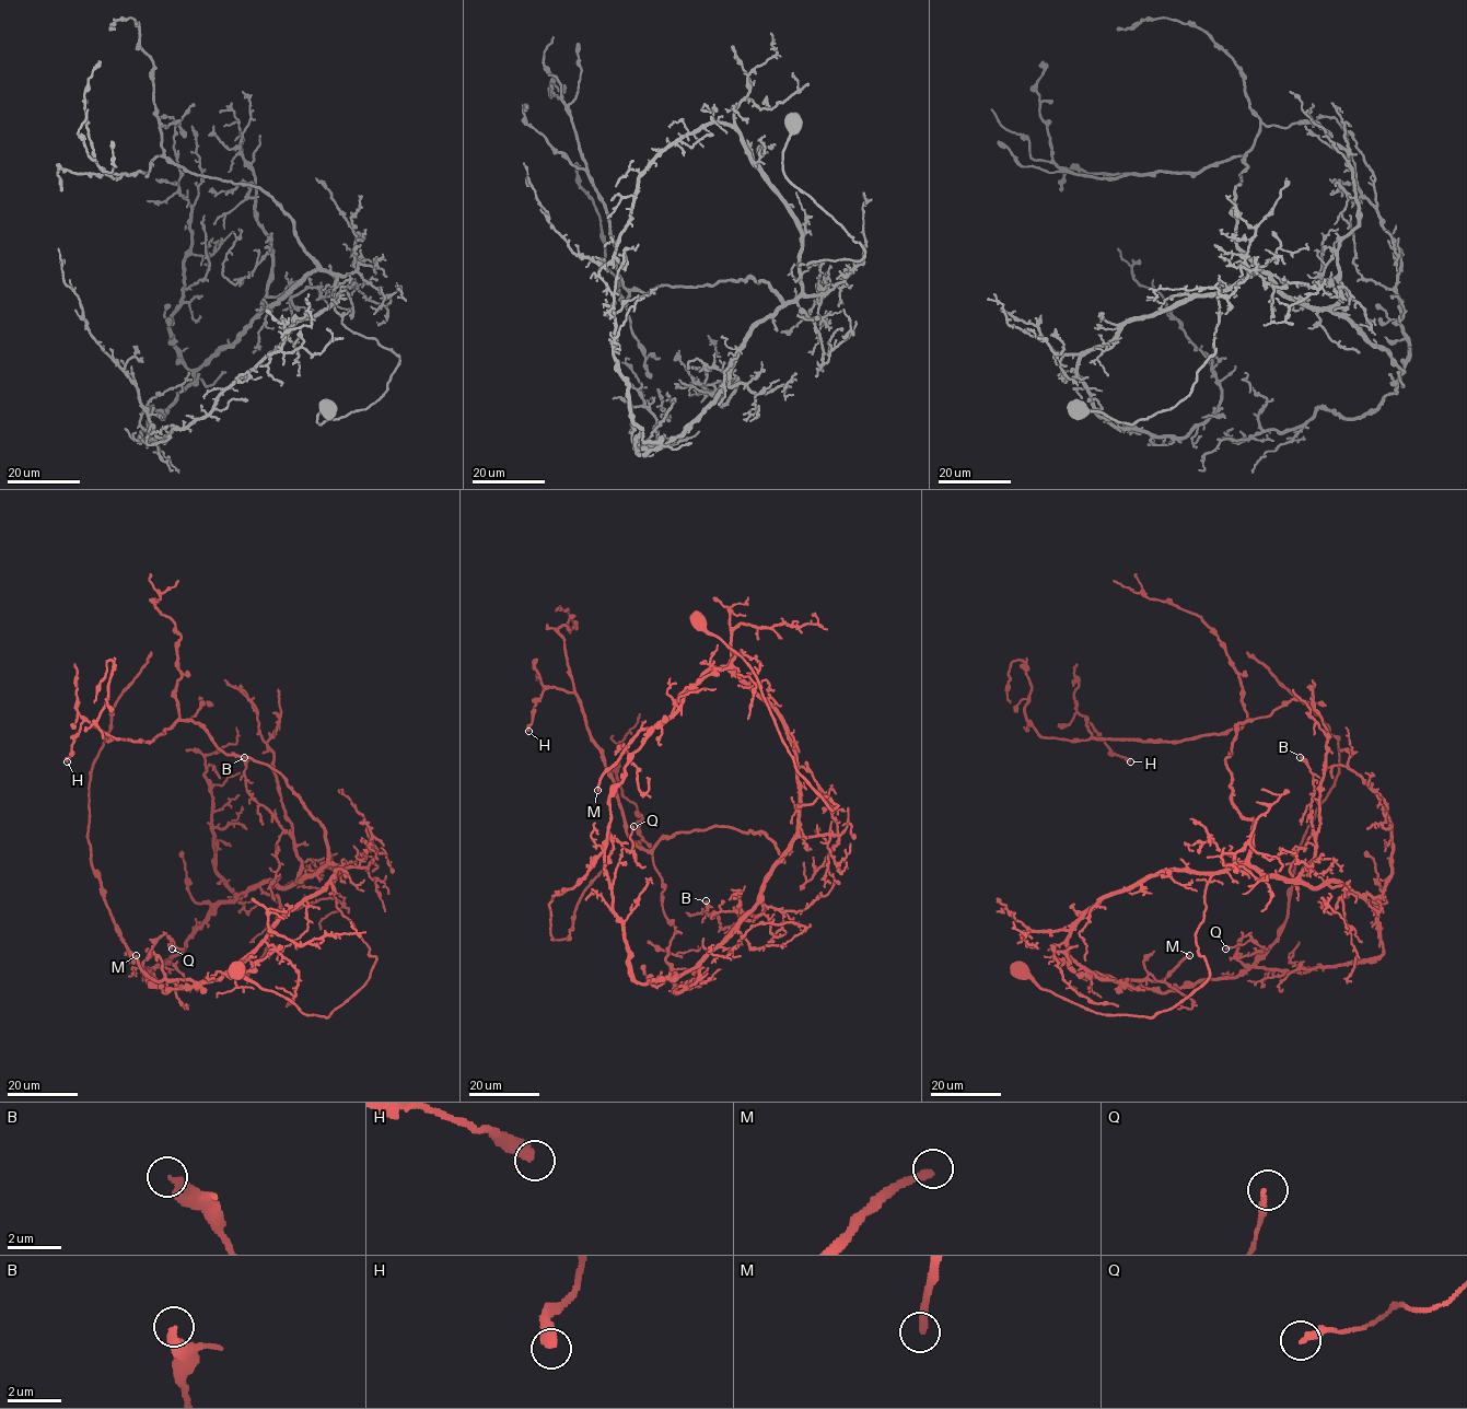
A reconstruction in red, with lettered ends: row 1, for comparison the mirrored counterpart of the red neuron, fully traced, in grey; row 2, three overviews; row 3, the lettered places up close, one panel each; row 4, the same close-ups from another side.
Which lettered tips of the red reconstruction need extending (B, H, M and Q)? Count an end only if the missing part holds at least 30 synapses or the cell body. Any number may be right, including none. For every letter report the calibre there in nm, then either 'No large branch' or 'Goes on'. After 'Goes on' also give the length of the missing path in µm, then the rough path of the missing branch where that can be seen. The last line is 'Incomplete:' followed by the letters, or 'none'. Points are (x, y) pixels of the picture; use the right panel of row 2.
B: Thickness 320 nm. No large branch
H: Thickness 400 nm. No large branch
M: Thickness 300 nm. Goes on. Missing length about 50 µm
Q: Thickness 240 nm. No large branch
Incomplete: M

